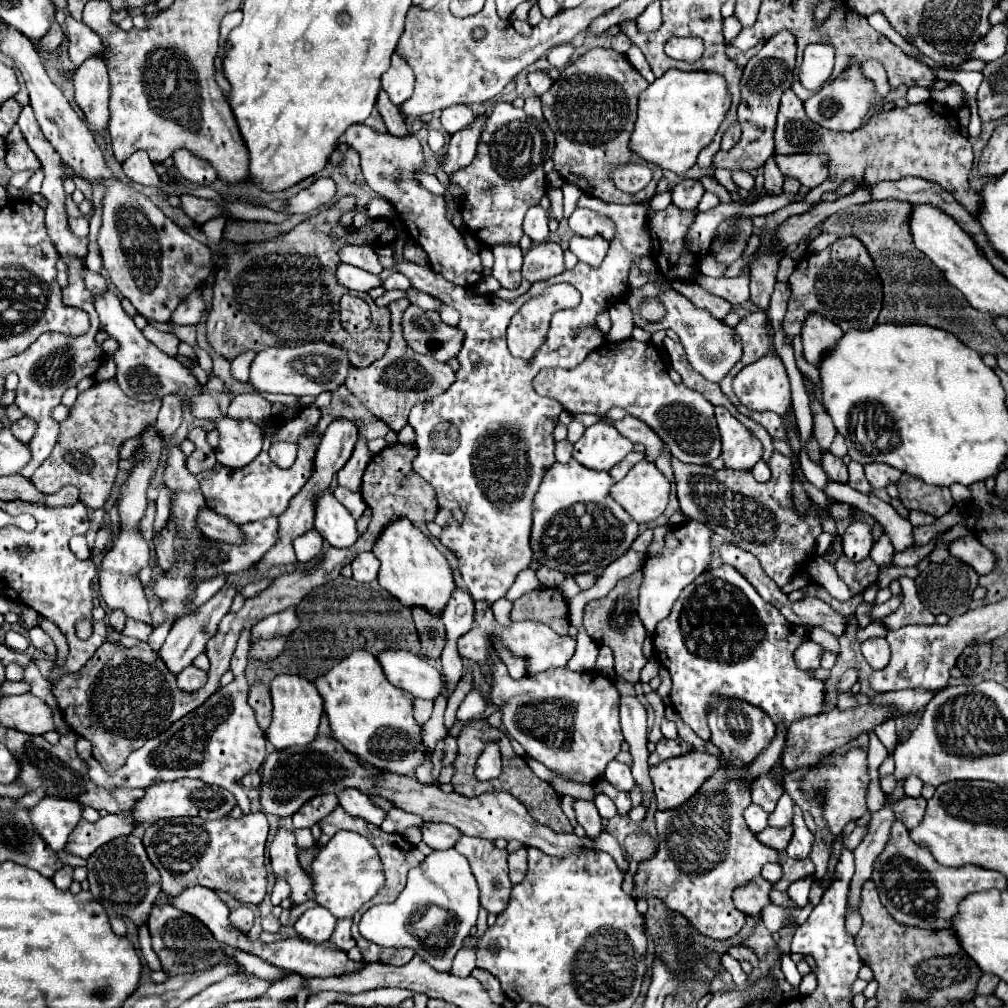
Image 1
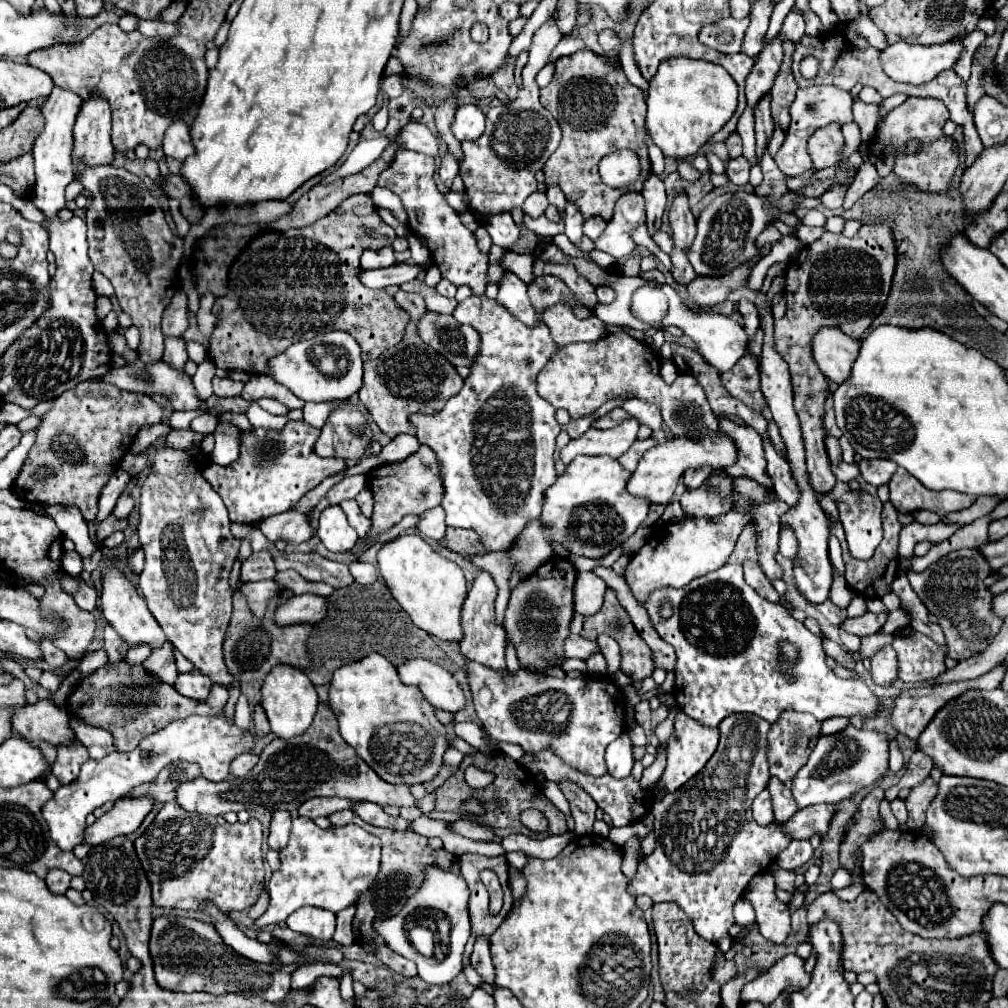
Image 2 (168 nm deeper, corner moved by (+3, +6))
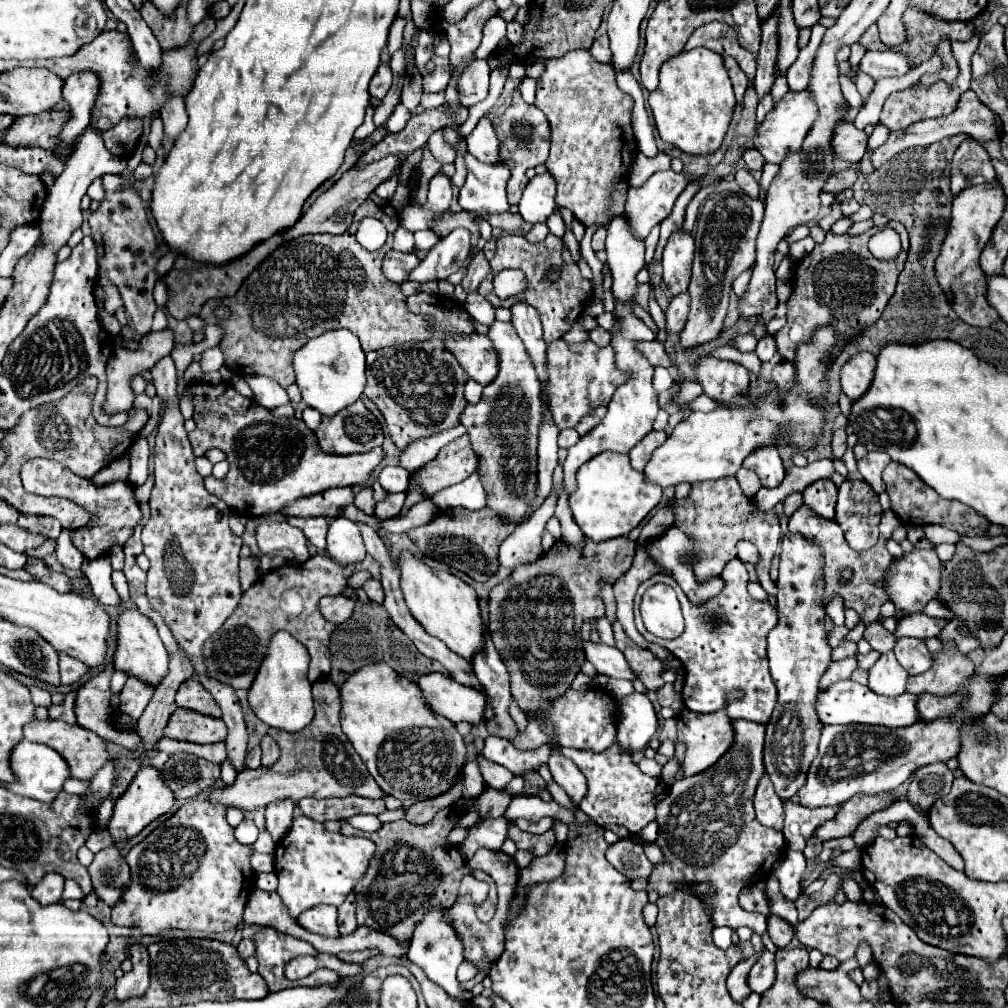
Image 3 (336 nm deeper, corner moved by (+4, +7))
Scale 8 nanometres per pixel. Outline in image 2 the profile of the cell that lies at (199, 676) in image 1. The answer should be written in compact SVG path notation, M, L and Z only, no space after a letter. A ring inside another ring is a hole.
M192 670L192 672L186 672L186 674L178 674L174 688L182 696L186 696L186 698L204 702L208 698L208 694L210 694L212 682L206 680L206 678L202 678L202 674L198 674L198 670Z

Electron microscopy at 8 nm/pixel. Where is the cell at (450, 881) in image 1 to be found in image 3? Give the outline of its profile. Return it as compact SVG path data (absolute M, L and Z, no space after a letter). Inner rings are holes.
M445 907L429 909L429 913L425 913L425 917L417 923L413 937L409 941L407 959L413 961L415 965L419 965L425 971L425 975L433 983L443 987L451 997L457 997L457 995L463 995L465 999L471 997L467 991L463 991L459 987L459 981L455 977L455 971L457 971L459 963L463 961L463 947L461 947L461 937L457 937L457 931L453 929L453 923L449 921Z

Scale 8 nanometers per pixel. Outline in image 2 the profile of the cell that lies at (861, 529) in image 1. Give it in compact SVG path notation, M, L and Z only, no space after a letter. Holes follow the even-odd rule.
M848 490L834 502L840 512L840 522L846 532L850 554L858 560L870 560L882 542L882 502L878 496L856 490Z

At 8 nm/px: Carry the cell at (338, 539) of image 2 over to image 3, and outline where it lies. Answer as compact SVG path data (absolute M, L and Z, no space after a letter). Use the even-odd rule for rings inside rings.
M335 517L327 531L327 553L341 565L359 563L365 557L365 545L357 525L347 517Z

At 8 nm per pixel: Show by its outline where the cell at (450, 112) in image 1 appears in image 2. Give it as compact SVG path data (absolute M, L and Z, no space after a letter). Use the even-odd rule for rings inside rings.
M460 106L456 112L456 120L454 120L454 136L464 142L464 140L478 140L484 134L484 112L474 106Z

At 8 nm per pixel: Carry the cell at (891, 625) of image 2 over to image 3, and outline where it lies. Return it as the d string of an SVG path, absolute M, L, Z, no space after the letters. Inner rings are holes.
M939 599L929 601L929 603L925 605L923 613L925 613L925 615L931 615L931 617L941 617L941 619L951 619L951 617L953 617L953 613L949 613L949 609L943 607L943 603L941 603Z

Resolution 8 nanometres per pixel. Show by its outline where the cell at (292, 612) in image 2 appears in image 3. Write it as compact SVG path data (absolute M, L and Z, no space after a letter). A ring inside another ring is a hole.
M331 595L331 597L323 597L319 601L319 611L323 613L323 617L331 623L341 623L345 619L351 617L353 613L353 601L343 597L343 595Z

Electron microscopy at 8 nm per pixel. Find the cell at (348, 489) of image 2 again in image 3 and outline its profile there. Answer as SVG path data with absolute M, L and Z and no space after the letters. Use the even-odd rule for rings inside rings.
M341 487L293 501L287 507L283 507L281 513L295 517L337 517L341 509L349 503L353 503L353 487Z

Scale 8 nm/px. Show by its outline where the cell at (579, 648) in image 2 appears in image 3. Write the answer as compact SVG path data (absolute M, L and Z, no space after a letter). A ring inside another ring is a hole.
M583 641L583 649L585 649L587 661L591 661L599 673L605 673L615 679L629 679L629 681L635 679L623 653L617 647L609 647L605 643Z

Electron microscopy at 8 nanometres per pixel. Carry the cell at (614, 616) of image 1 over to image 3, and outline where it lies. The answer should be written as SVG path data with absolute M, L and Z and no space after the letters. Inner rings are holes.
M619 621L613 623L613 631L615 631L615 645L625 655L625 659L627 659L629 667L633 669L633 673L637 675L637 679L651 691L659 689L663 685L661 661L657 661L657 657L649 649L641 649L639 645L633 645L631 637L623 631Z

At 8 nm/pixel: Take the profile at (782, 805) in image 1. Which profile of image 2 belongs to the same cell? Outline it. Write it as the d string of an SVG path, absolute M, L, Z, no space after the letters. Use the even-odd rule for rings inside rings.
M852 724L836 734L820 736L806 766L792 780L792 794L798 808L824 802L840 802L862 792L864 788L876 786L876 782L888 772L888 744L888 734L862 728L856 730Z

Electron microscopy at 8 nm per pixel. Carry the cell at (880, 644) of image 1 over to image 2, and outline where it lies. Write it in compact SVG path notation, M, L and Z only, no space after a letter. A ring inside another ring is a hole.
M884 646L880 652L872 656L872 680L878 686L890 686L898 680L898 660L892 646Z

